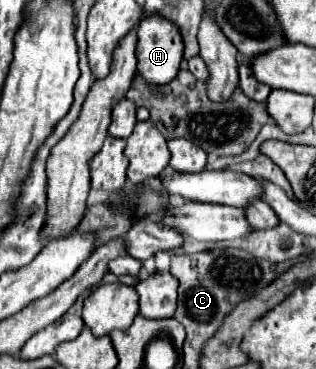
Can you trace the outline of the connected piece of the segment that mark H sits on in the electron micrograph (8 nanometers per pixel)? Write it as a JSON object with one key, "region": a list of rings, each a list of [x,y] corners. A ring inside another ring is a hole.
{"region":[[[148,16],[138,24],[138,46],[136,46],[136,58],[138,58],[138,74],[144,78],[144,82],[148,84],[168,84],[174,80],[174,76],[178,74],[180,62],[182,62],[182,54],[184,54],[184,44],[182,44],[182,36],[178,32],[178,28],[168,22],[162,16]]]}

